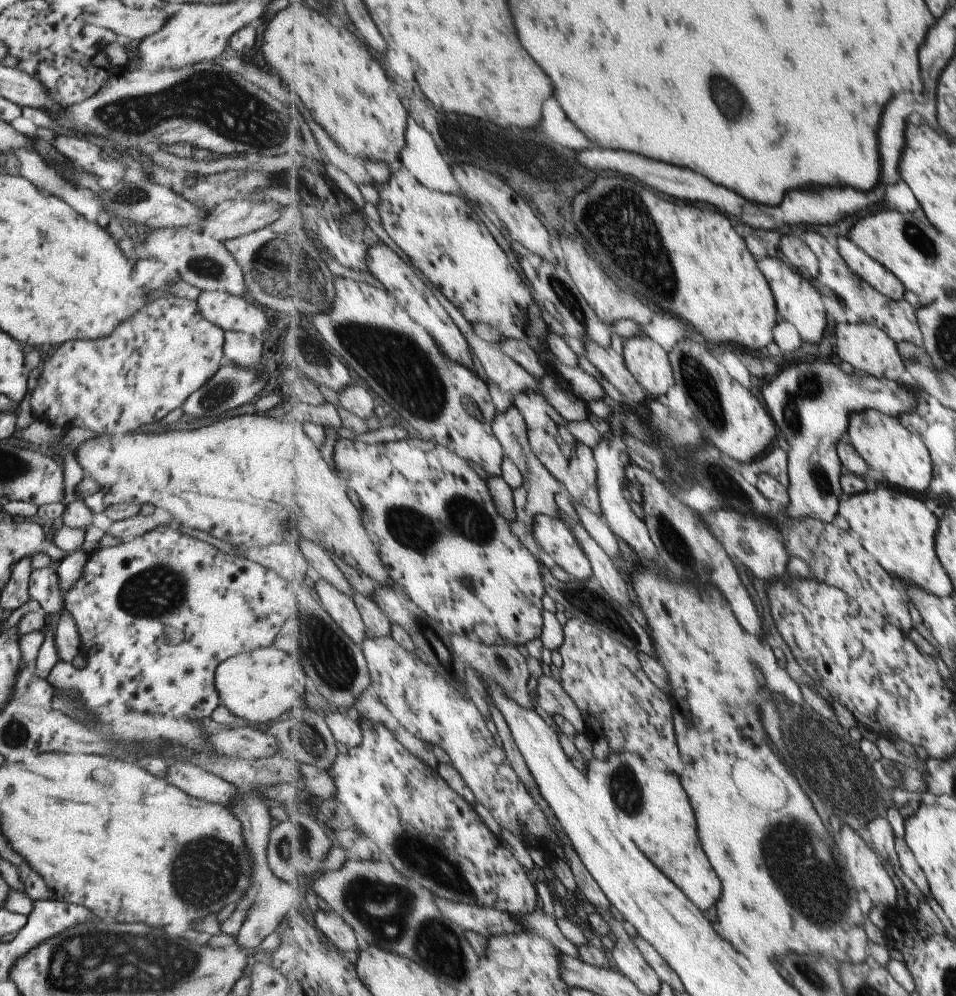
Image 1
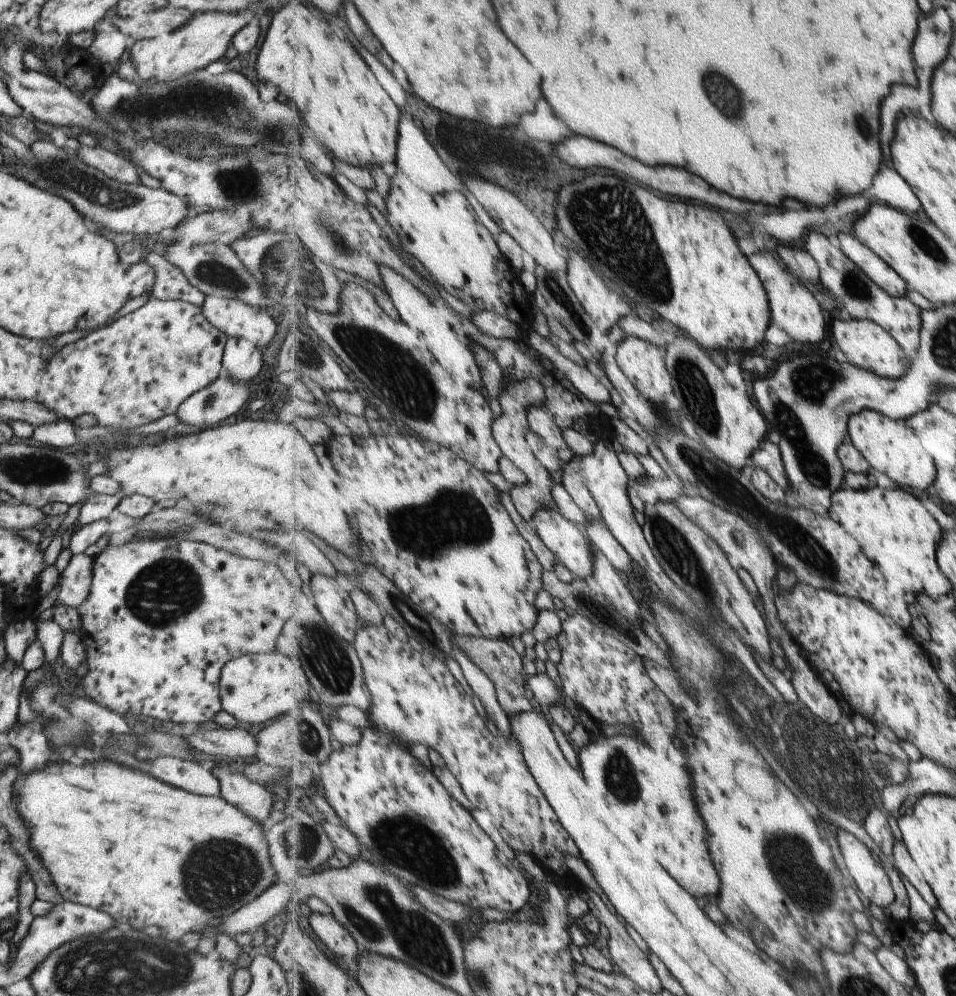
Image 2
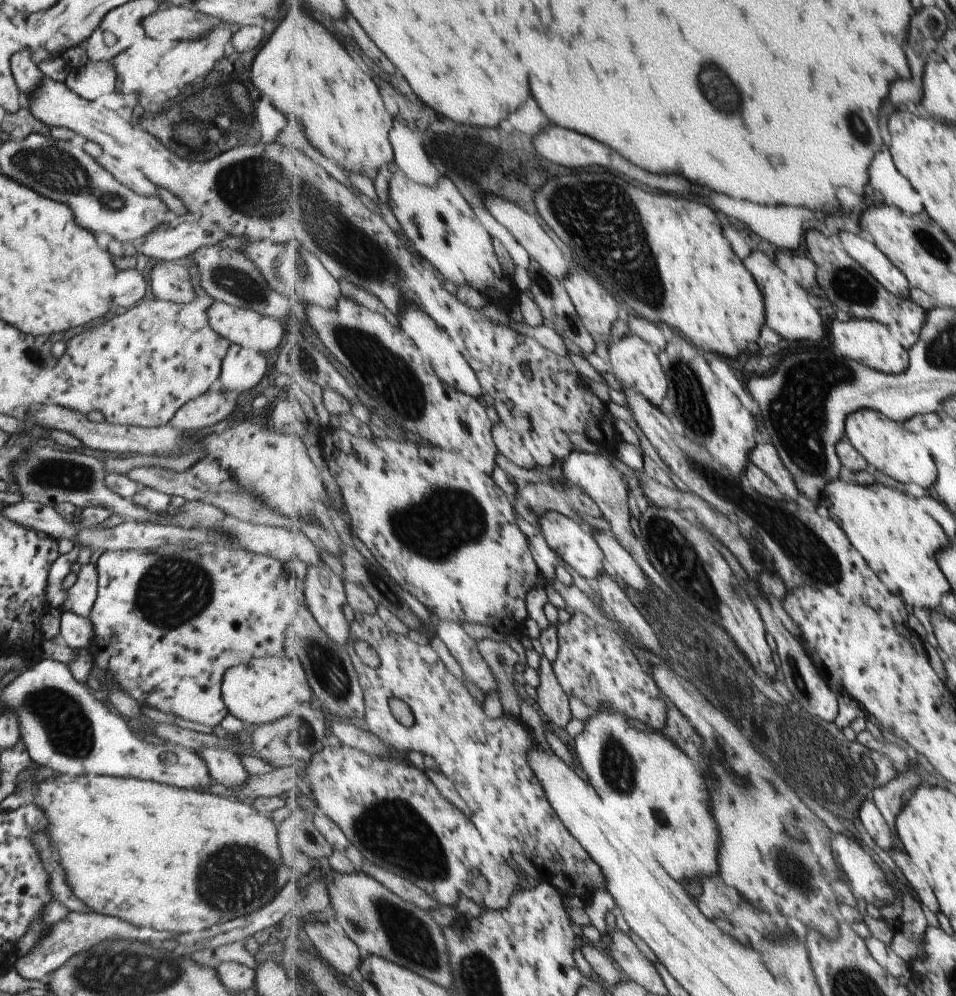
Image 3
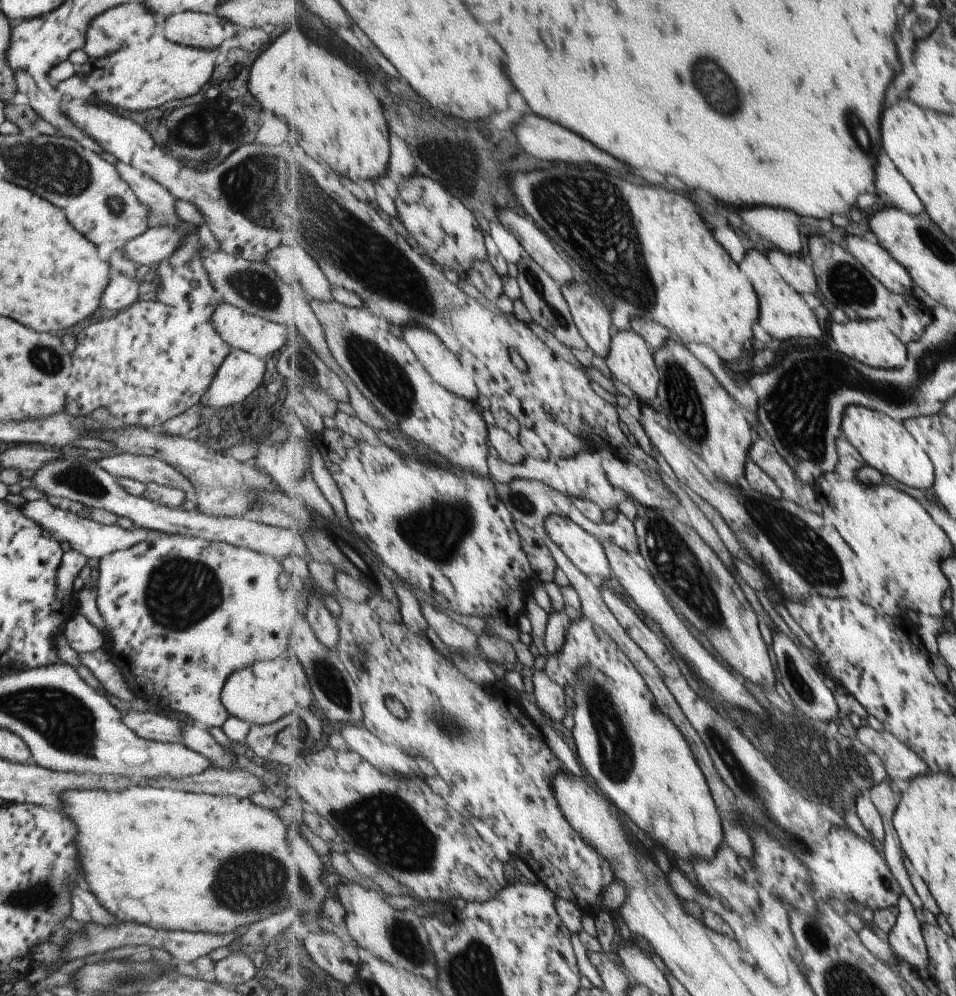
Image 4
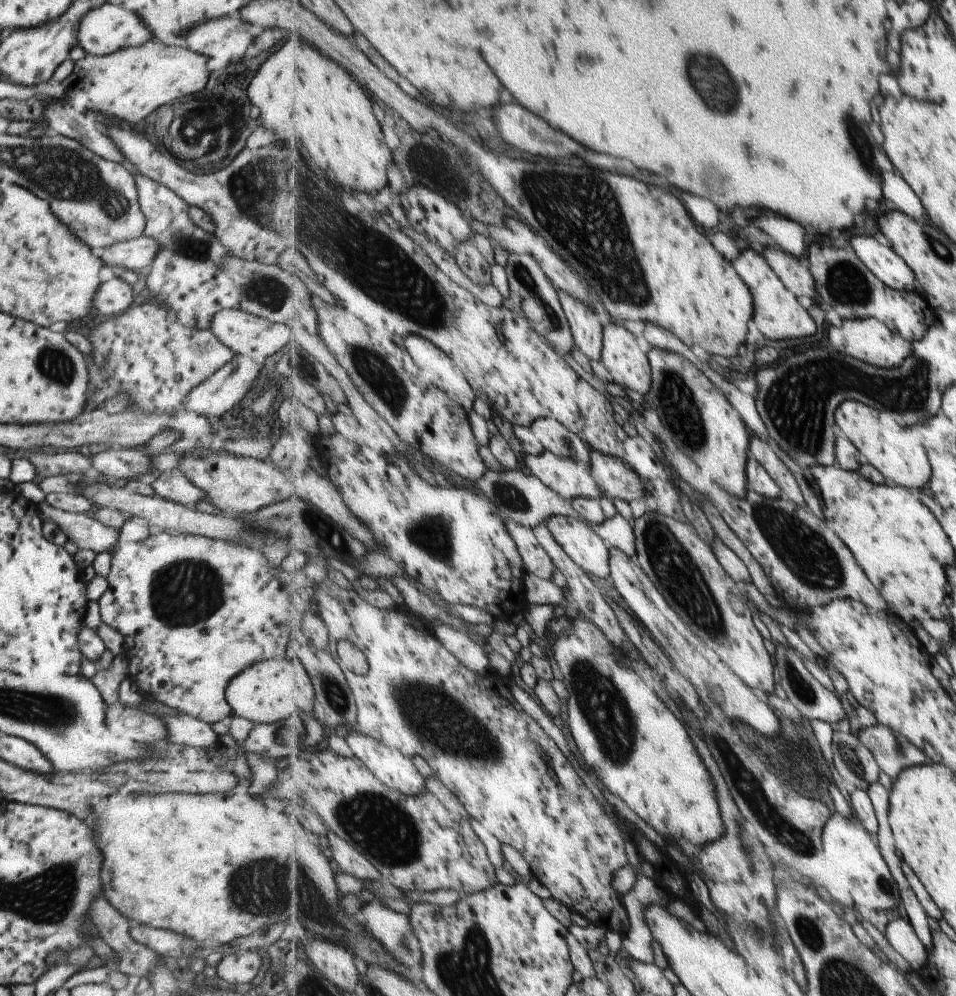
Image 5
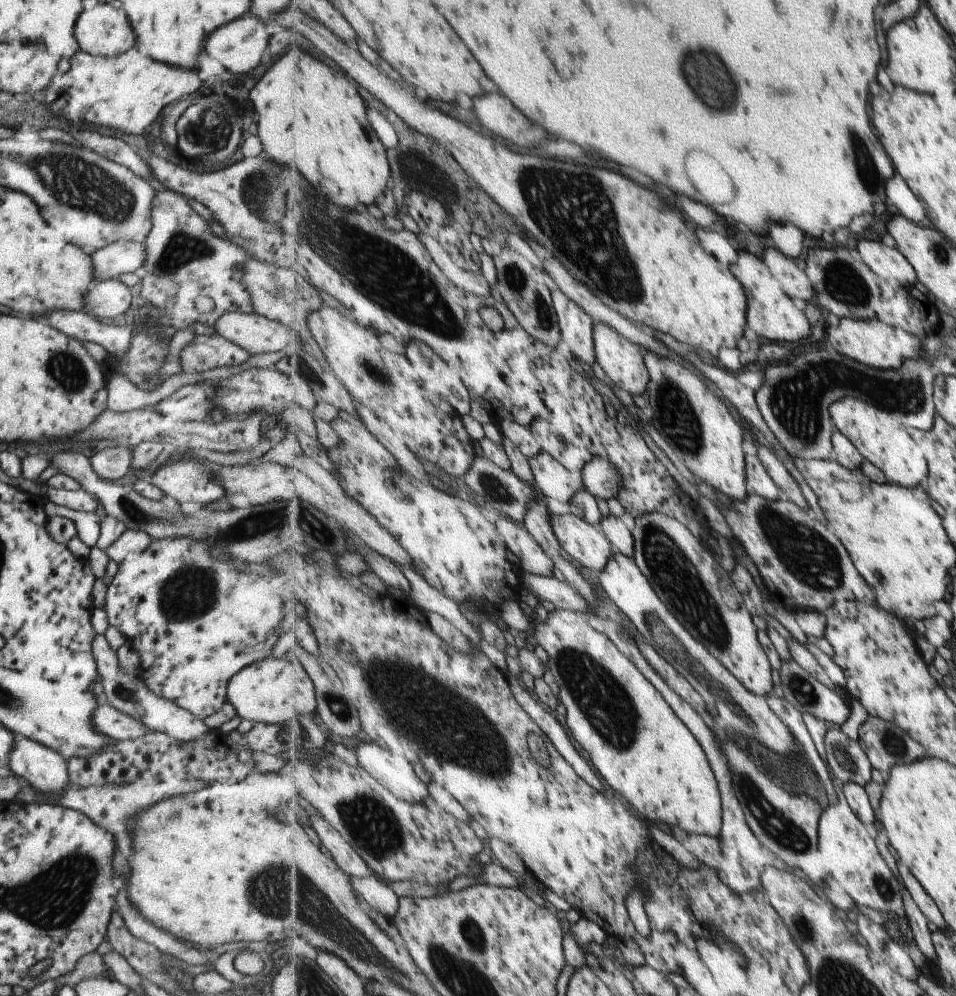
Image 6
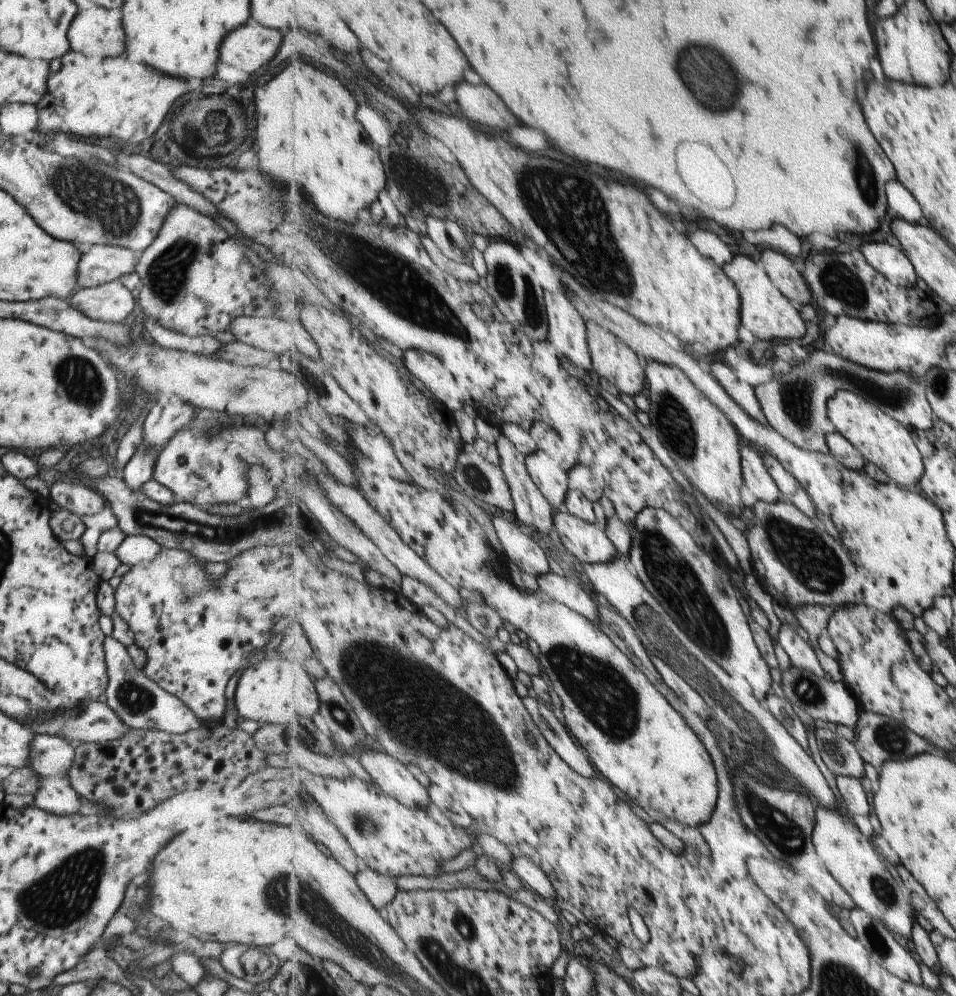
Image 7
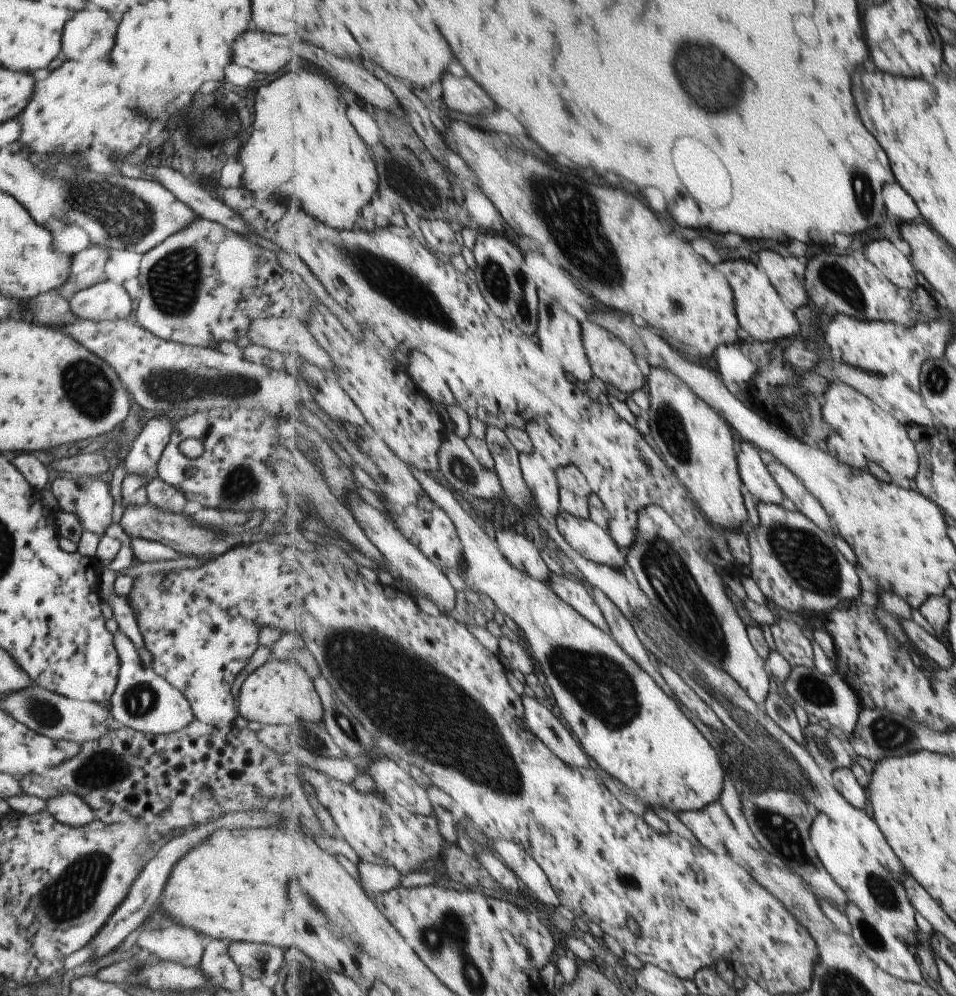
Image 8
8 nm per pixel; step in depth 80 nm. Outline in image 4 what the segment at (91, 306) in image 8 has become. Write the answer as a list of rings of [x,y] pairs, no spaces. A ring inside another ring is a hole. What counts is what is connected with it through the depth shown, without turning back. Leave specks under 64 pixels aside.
[[[113,271],[108,285],[104,288],[100,297],[100,306],[117,312],[133,304],[140,298],[137,293],[138,282],[135,278],[127,277],[117,271]]]

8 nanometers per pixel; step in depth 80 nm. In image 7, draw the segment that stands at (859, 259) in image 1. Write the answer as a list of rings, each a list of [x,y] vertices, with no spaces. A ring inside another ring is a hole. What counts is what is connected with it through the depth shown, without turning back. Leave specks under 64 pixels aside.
[[[872,241],[861,244],[869,264],[884,274],[893,284],[907,288],[917,284],[917,271],[909,257],[887,242]]]

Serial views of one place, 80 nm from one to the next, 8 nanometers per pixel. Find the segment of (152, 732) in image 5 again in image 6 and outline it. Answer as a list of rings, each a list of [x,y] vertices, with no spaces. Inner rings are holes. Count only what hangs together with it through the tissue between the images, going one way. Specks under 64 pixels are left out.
[[[99,701],[92,714],[92,725],[101,734],[108,736],[113,741],[135,740],[151,732],[139,719],[128,717],[124,712],[109,706],[106,702]]]

